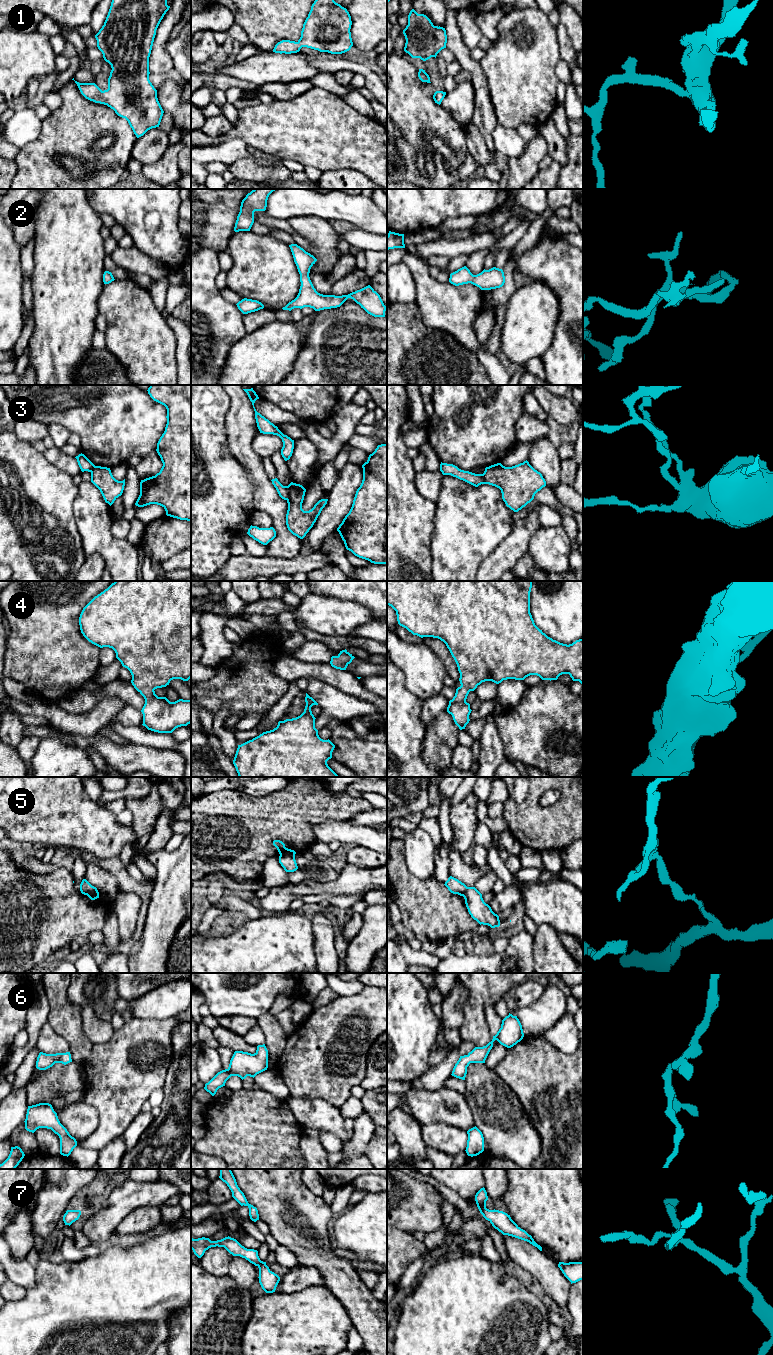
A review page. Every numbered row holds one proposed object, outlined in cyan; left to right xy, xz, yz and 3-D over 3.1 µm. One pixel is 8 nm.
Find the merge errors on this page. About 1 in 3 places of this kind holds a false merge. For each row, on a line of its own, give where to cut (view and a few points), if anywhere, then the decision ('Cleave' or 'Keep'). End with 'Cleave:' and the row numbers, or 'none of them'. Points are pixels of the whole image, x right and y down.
1: No split. Keep
2: No split. Keep
3: Split along xz (288, 486), (288, 497), (286, 499). Cleave
4: No split. Keep
5: Split along xz (294, 854), (280, 855). Cleave
6: No split. Keep
7: No split. Keep
Cleave: 3, 5

